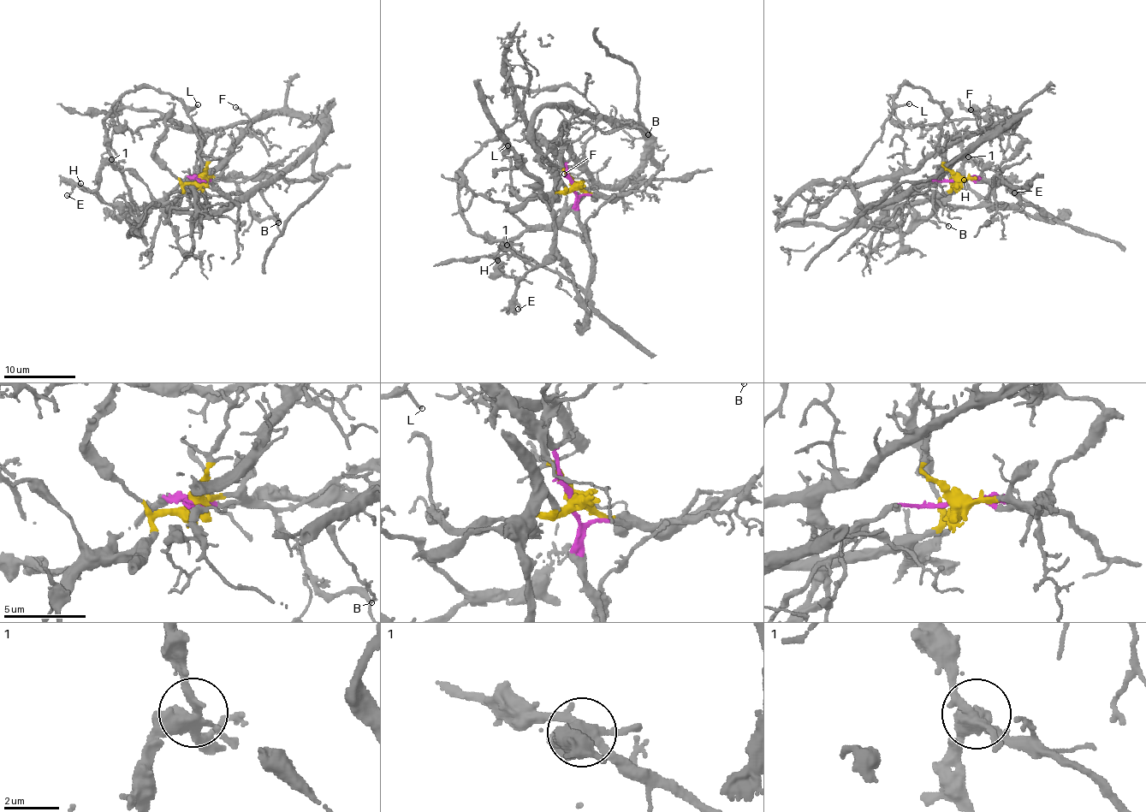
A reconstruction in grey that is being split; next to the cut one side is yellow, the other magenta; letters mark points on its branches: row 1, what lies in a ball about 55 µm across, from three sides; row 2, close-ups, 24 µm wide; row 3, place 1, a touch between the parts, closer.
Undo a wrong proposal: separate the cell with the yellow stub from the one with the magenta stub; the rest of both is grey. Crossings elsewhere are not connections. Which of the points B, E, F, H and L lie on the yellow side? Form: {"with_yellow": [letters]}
{"with_yellow": ["E", "F", "H"]}

